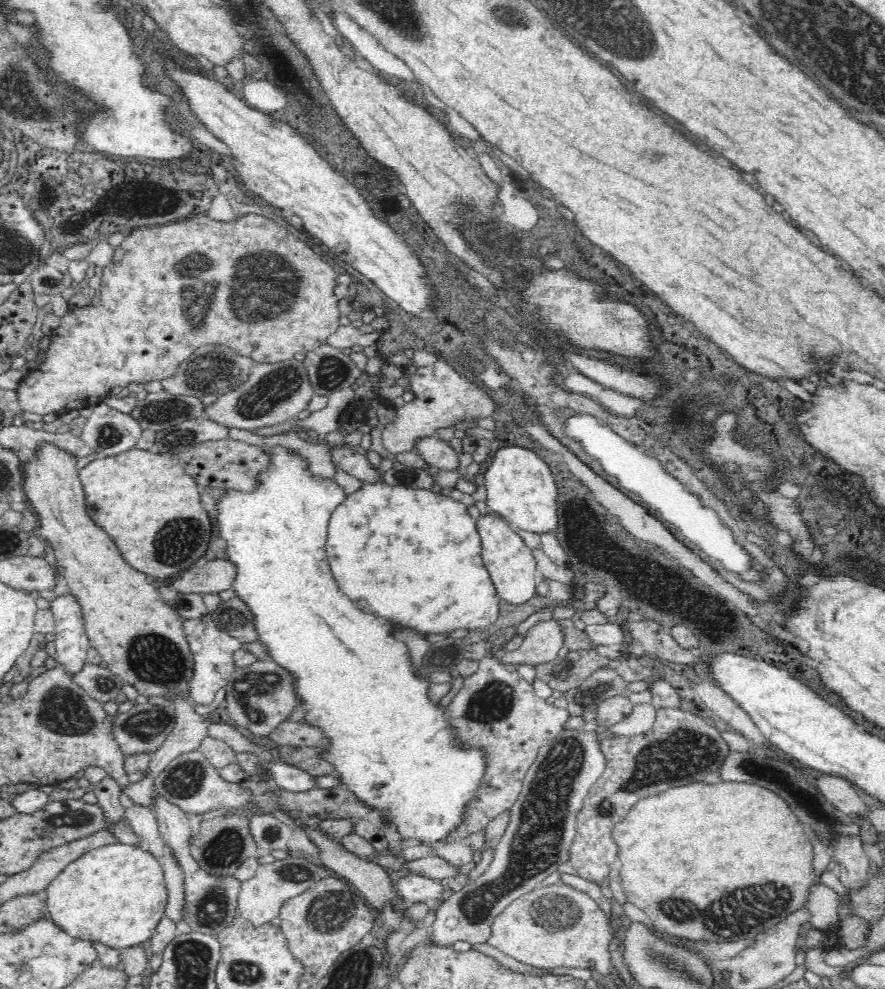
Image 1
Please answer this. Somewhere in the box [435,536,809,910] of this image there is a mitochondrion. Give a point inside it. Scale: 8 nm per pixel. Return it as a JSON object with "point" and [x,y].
{"point":[681,754]}

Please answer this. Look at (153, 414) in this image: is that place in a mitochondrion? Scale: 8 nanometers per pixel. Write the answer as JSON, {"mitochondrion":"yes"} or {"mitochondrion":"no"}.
{"mitochondrion":"yes"}

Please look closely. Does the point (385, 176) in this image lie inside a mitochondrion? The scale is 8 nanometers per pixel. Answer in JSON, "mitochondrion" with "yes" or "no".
{"mitochondrion":"no"}

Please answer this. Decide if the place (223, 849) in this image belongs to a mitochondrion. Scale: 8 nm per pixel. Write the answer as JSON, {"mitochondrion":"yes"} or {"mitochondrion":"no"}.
{"mitochondrion":"yes"}

